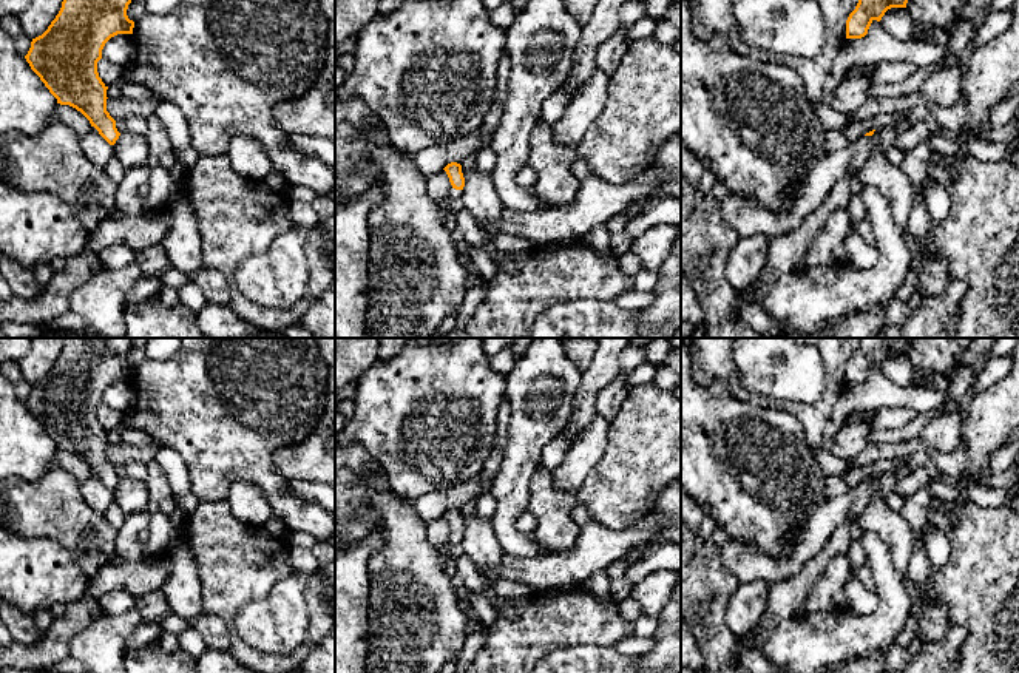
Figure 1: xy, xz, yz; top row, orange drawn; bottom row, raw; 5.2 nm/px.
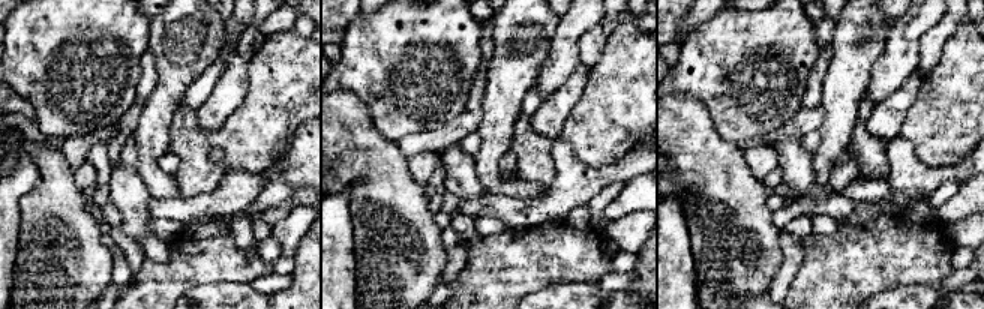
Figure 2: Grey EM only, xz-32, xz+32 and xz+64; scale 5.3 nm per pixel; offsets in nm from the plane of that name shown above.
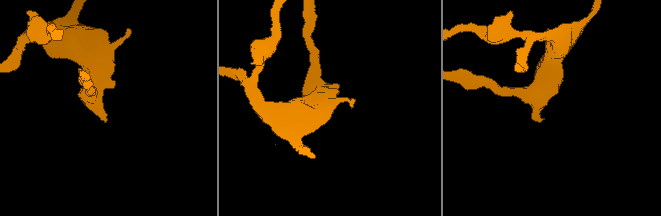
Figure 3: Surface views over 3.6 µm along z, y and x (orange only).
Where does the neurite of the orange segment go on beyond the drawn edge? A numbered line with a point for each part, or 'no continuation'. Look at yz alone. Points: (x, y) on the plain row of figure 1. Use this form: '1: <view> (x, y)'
no continuation

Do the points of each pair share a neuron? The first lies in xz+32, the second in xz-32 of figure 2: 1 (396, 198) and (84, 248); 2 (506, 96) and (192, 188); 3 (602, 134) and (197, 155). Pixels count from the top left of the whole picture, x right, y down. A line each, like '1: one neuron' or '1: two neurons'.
1: one neuron
2: two neurons
3: one neuron

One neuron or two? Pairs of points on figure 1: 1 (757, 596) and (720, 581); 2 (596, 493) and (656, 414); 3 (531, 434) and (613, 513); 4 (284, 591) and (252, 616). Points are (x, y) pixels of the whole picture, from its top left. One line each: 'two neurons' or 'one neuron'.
1: two neurons
2: one neuron
3: two neurons
4: one neuron

